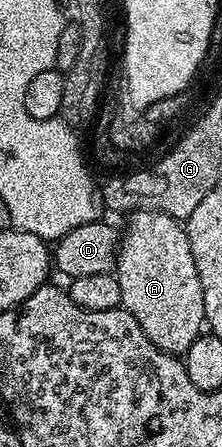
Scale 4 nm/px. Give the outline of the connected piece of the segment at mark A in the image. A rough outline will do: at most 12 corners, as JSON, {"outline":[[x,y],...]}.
{"outline":[[134,211],[120,237],[121,304],[163,352],[206,327],[184,227]]}

